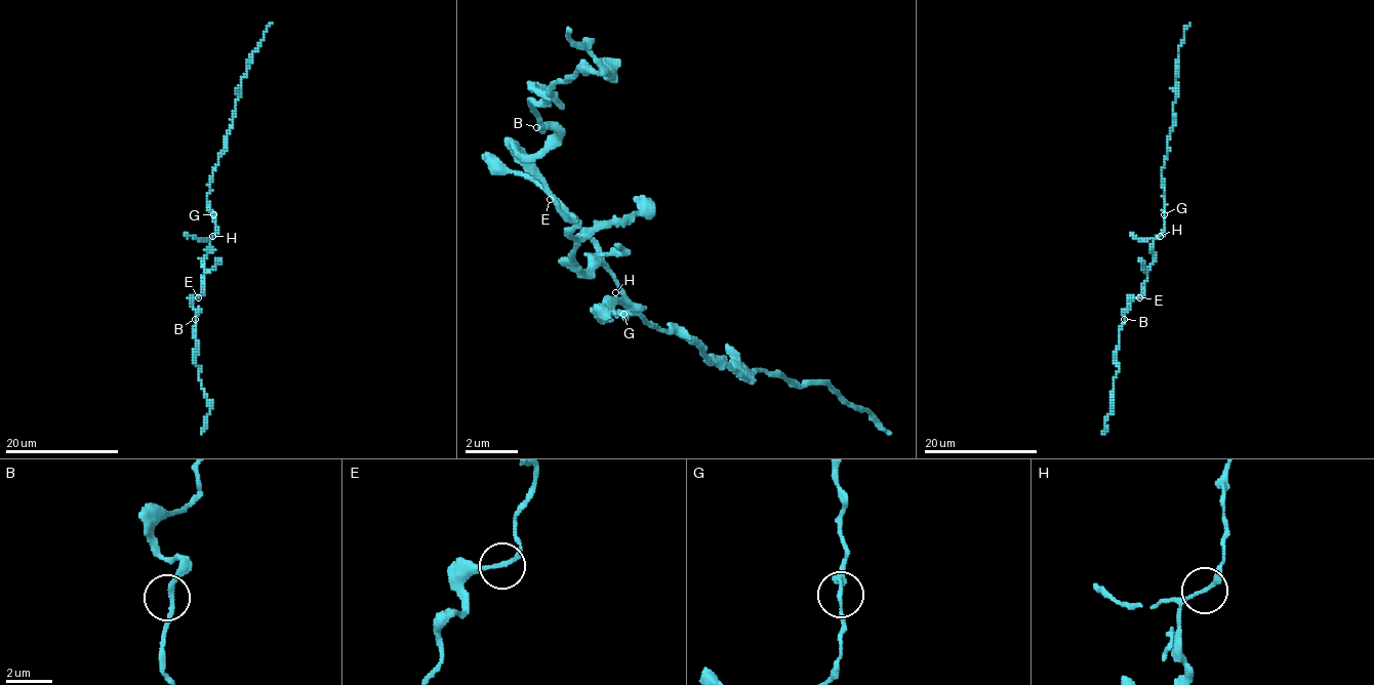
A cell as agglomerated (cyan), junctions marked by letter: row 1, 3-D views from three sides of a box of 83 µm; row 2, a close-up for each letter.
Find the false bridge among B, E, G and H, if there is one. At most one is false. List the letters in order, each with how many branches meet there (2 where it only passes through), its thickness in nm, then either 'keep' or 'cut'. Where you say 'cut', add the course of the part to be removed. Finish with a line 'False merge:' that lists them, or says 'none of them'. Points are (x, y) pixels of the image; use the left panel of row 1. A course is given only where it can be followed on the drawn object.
B: branches 2; calibre 180 nm; keep
E: branches 2; calibre 160 nm; keep
G: branches 2; calibre 150 nm; keep
H: branches 2; calibre 150 nm; keep
False merge: none of them

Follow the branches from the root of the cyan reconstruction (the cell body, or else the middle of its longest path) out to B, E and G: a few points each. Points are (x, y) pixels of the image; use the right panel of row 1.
B: (1160, 236), (1154, 241), (1155, 260), (1142, 286), (1143, 293), (1131, 301), (1130, 309), (1124, 310), (1124, 319)
E: (1160, 236), (1154, 241), (1155, 260), (1142, 286), (1143, 293), (1139, 297)
G: (1160, 236), (1164, 230), (1164, 213)

